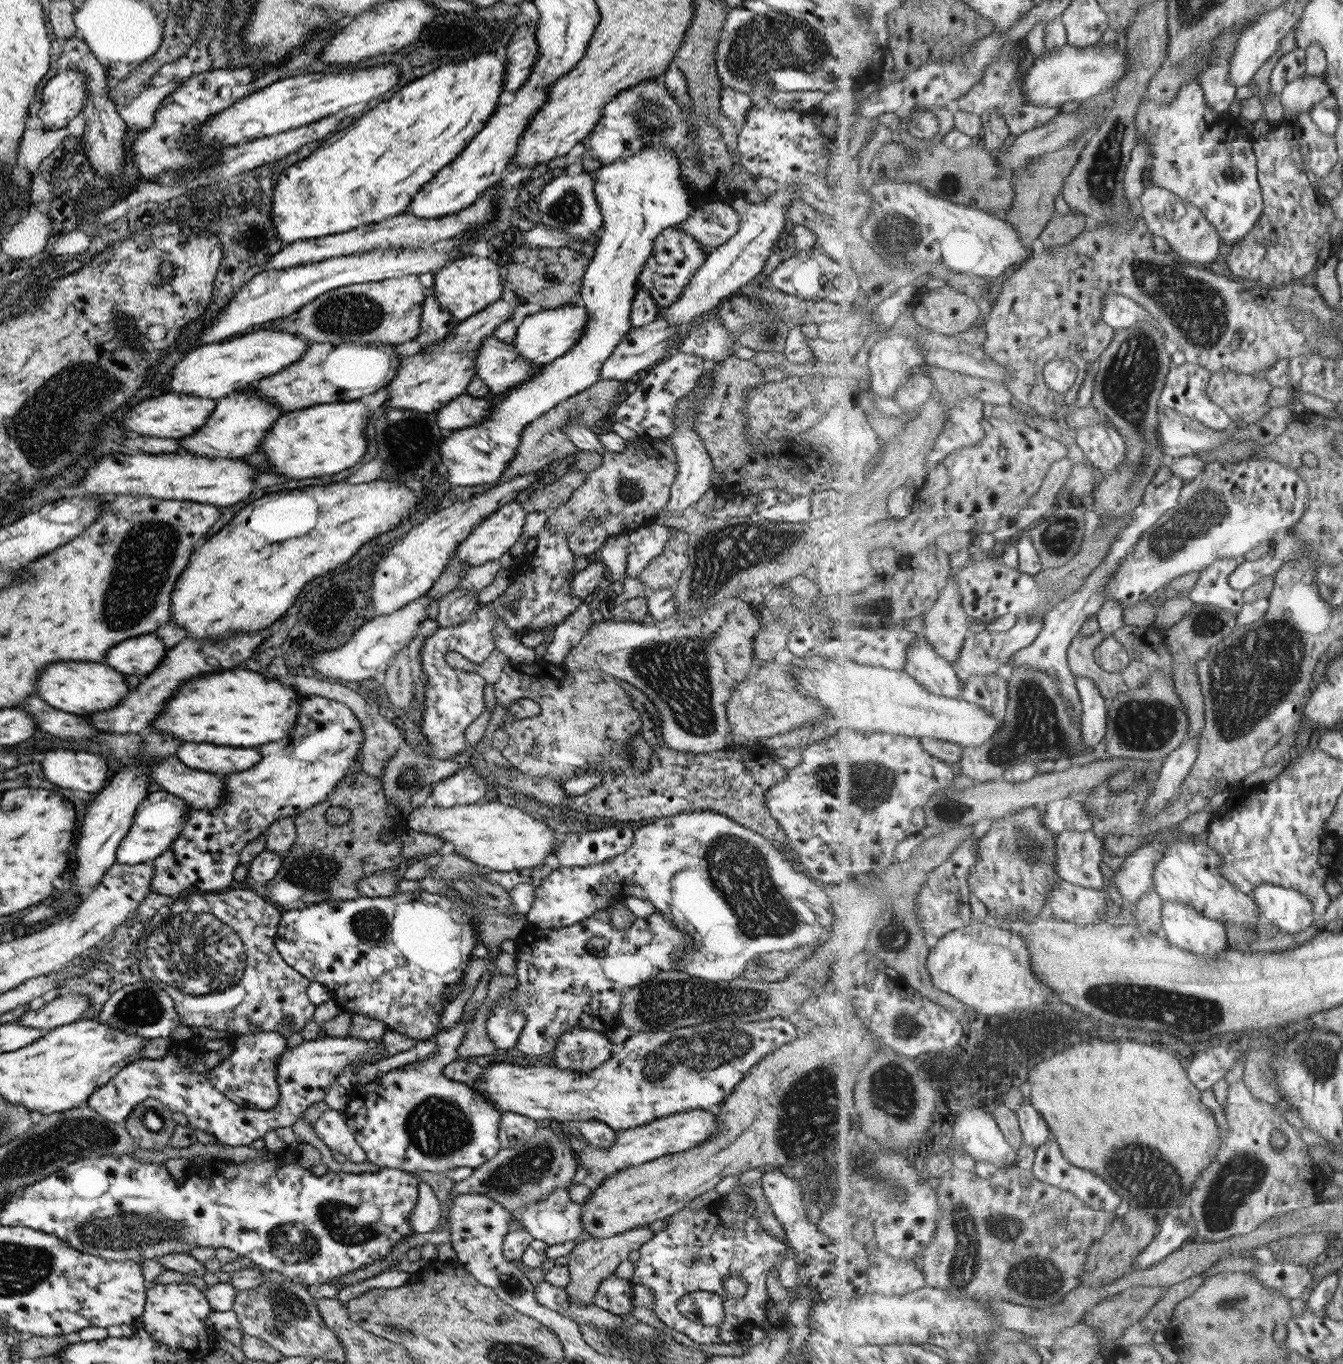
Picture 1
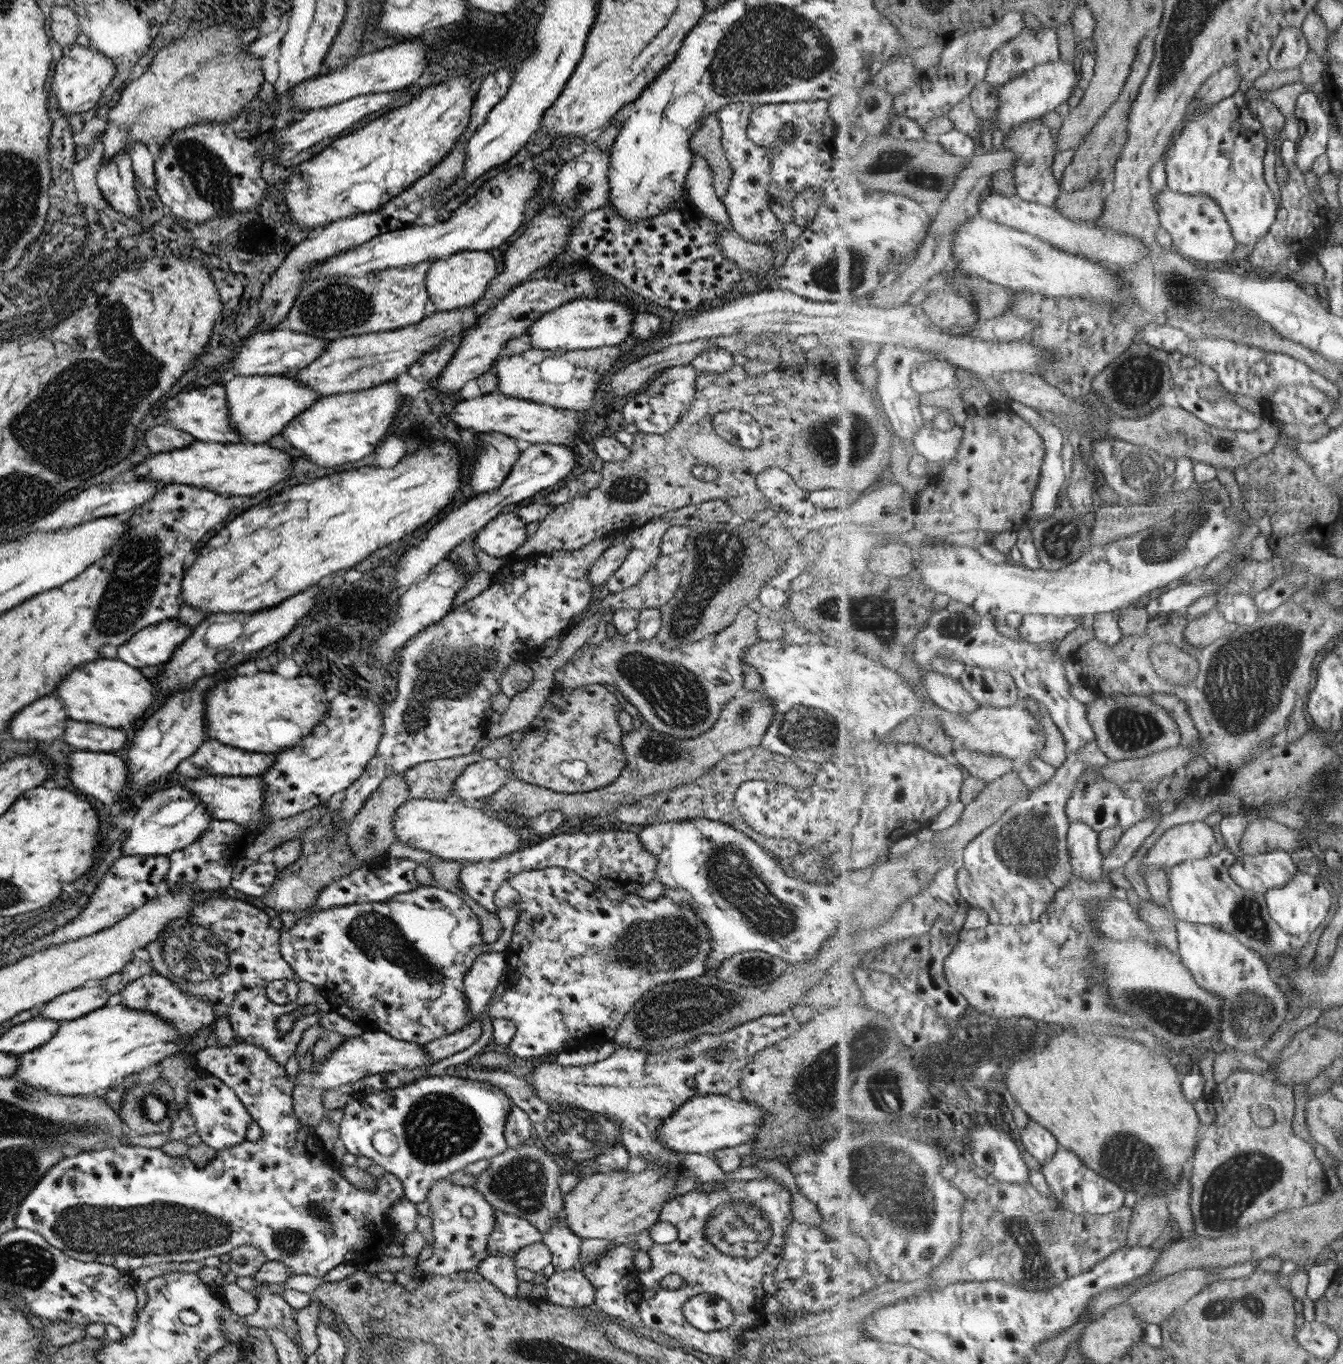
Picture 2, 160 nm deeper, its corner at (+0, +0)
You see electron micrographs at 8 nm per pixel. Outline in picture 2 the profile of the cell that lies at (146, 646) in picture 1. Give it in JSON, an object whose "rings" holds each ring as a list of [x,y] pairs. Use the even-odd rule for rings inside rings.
{"rings":[[[176,618],[150,624],[118,646],[115,658],[137,669],[163,664],[190,635],[191,629]]]}

